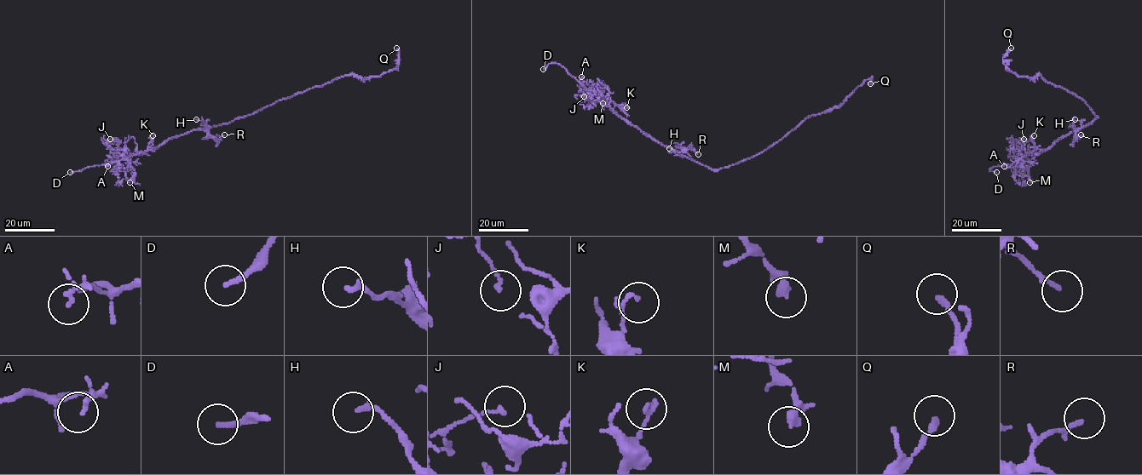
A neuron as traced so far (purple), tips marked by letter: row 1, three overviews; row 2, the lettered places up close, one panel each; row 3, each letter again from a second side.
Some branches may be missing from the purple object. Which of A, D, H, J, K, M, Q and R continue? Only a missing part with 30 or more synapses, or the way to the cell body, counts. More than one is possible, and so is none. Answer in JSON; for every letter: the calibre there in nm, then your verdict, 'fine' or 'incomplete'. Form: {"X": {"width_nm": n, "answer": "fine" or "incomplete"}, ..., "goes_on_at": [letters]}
{"A": {"width_nm": 100, "answer": "fine"}, "D": {"width_nm": 200, "answer": "incomplete"}, "H": {"width_nm": 190, "answer": "fine"}, "J": {"width_nm": 130, "answer": "fine"}, "K": {"width_nm": 70, "answer": "fine"}, "M": {"width_nm": 240, "answer": "fine"}, "Q": {"width_nm": 180, "answer": "fine"}, "R": {"width_nm": 140, "answer": "fine"}, "goes_on_at": ["D"]}

